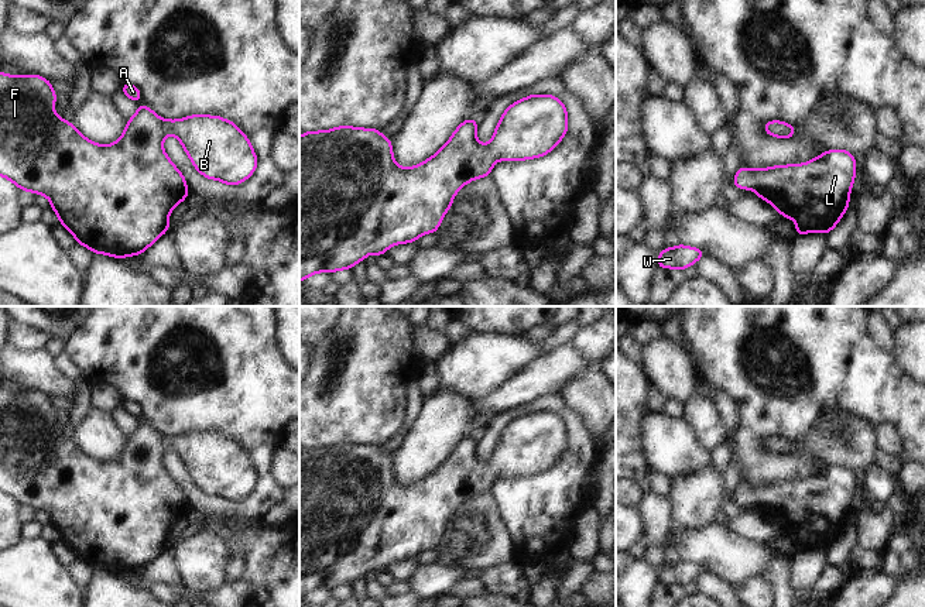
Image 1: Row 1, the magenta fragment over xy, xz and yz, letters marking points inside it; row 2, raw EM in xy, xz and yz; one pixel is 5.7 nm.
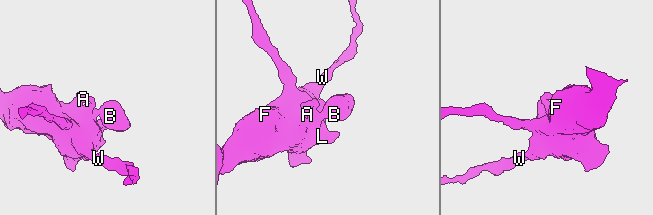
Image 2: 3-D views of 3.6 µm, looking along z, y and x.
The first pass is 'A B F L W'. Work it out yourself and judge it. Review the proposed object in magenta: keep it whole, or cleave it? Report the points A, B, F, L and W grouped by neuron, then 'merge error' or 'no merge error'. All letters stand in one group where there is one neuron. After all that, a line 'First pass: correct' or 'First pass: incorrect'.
A B F L W; no merge error
First pass: correct

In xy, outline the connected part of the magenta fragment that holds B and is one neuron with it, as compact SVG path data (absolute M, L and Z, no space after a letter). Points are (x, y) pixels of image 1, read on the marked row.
M0 71L0 176L10 179L21 191L41 193L51 200L51 208L64 224L93 254L107 254L117 258L138 256L147 250L168 229L171 210L189 193L186 181L162 148L162 140L174 134L198 172L208 179L227 185L244 182L257 167L257 157L250 140L240 128L220 116L193 114L181 120L164 120L151 109L140 104L137 113L127 121L121 137L109 145L99 145L83 137L71 121L64 121L54 110L56 93L51 82L38 75L13 76Z

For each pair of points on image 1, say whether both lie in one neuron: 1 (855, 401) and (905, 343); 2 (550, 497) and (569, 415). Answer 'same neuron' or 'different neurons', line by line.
1: different neurons
2: same neuron

